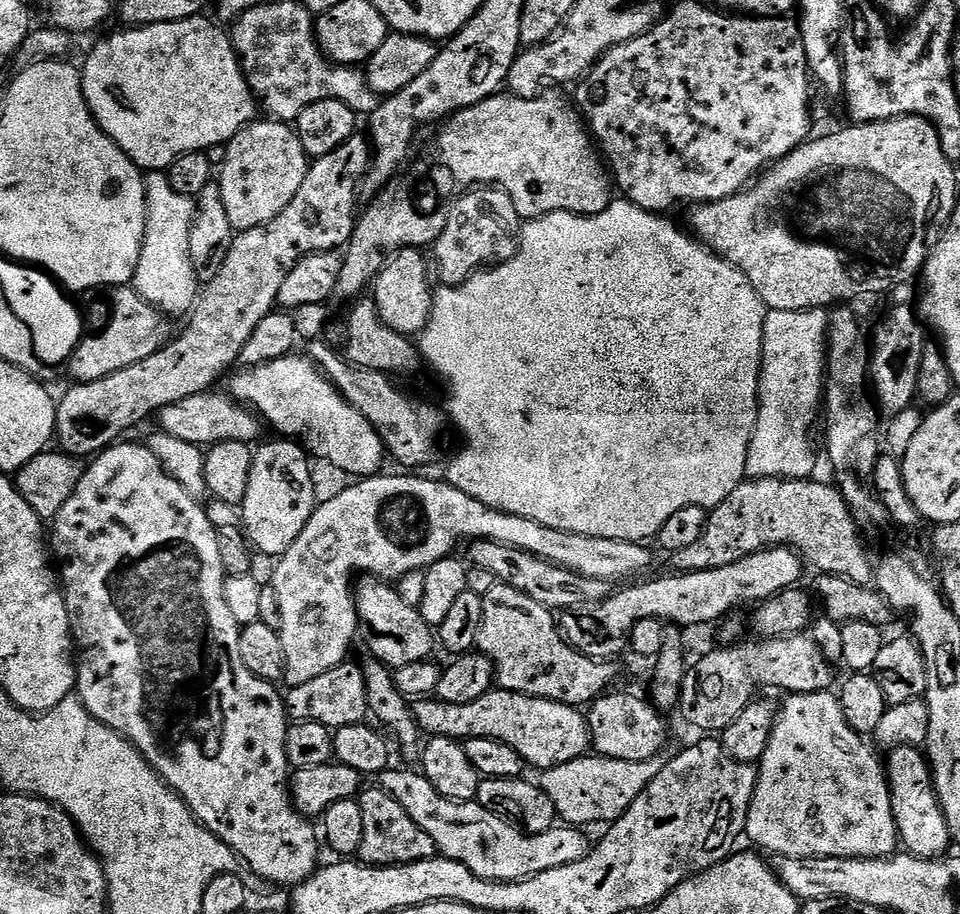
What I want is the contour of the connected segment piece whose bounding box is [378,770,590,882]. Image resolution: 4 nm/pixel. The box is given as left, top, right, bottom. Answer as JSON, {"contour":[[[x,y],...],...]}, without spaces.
{"contour":[[[392,771],[380,773],[379,787],[389,792],[400,803],[402,810],[414,818],[417,826],[434,838],[439,855],[447,860],[462,862],[462,866],[474,870],[478,878],[498,882],[525,880],[534,874],[542,874],[542,870],[570,866],[570,862],[578,862],[590,851],[590,840],[588,844],[579,827],[554,826],[548,832],[529,834],[478,803],[451,800],[438,794],[438,790],[434,790],[432,783],[419,771]]]}

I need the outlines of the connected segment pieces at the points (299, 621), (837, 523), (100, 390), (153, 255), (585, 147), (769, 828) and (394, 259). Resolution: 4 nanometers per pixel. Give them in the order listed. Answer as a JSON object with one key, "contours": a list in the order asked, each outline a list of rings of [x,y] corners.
{"contours":[[[[428,474],[384,475],[357,479],[337,496],[332,496],[329,500],[321,499],[312,512],[310,522],[306,522],[306,530],[302,530],[294,546],[290,546],[290,550],[286,550],[286,554],[275,561],[272,592],[280,607],[278,631],[282,638],[282,650],[286,650],[284,680],[289,685],[310,682],[310,678],[318,678],[318,674],[326,674],[326,670],[336,668],[349,659],[348,651],[351,650],[356,632],[360,628],[354,595],[354,577],[357,574],[367,574],[385,582],[396,582],[401,576],[427,570],[434,562],[449,559],[460,543],[463,545],[474,540],[489,540],[514,546],[546,562],[554,562],[566,570],[574,570],[574,574],[586,574],[586,578],[609,582],[629,581],[626,579],[646,571],[652,564],[652,552],[643,543],[635,544],[618,538],[590,538],[586,534],[550,530],[550,526],[542,526],[530,518],[499,512],[497,508],[486,506],[478,502],[478,498],[470,498],[470,494],[462,494],[462,490],[458,490],[444,478],[431,480]]],[[[816,478],[745,479],[730,498],[707,513],[702,536],[685,549],[671,553],[670,560],[680,574],[718,570],[718,566],[730,566],[730,562],[738,562],[764,548],[781,546],[795,550],[817,568],[817,573],[844,576],[865,586],[873,583],[874,560],[868,557],[865,538],[856,528],[843,494],[831,483],[819,484]]],[[[360,134],[352,135],[332,153],[313,159],[302,186],[298,186],[298,194],[294,194],[290,206],[286,206],[286,210],[282,210],[278,218],[262,226],[254,226],[245,232],[235,233],[226,260],[222,262],[218,274],[203,285],[204,293],[201,294],[197,304],[195,301],[187,317],[188,325],[185,326],[181,336],[179,333],[168,341],[165,348],[158,350],[158,354],[146,358],[141,364],[126,366],[126,370],[106,374],[106,378],[98,378],[94,382],[73,383],[72,389],[64,397],[59,397],[56,405],[55,439],[58,442],[60,440],[59,447],[67,455],[77,458],[95,457],[105,448],[111,448],[123,437],[120,436],[123,432],[130,431],[147,416],[155,417],[160,409],[174,402],[182,402],[182,398],[194,398],[194,394],[215,389],[224,372],[231,373],[237,367],[243,347],[250,342],[254,330],[257,330],[258,324],[277,307],[278,290],[282,290],[286,274],[290,274],[290,270],[294,270],[294,266],[302,258],[315,252],[343,249],[351,238],[358,219],[358,207],[356,208],[358,189],[368,173],[373,158],[373,149],[369,141],[364,136],[363,140],[360,136]]],[[[164,172],[147,173],[144,178],[144,189],[148,191],[146,230],[142,242],[142,254],[138,258],[136,267],[134,287],[138,295],[146,298],[146,302],[150,302],[169,317],[177,318],[176,316],[180,315],[183,317],[190,308],[188,280],[194,274],[189,258],[194,204],[189,197],[178,194],[172,189]]],[[[513,94],[502,95],[488,96],[476,105],[470,105],[445,119],[439,125],[440,137],[429,146],[424,160],[417,162],[417,170],[428,176],[436,176],[436,188],[440,192],[455,193],[455,182],[462,185],[462,188],[501,187],[507,191],[524,222],[548,216],[551,212],[593,216],[602,214],[602,210],[610,207],[614,199],[614,184],[579,111],[560,96],[539,94],[523,100]]],[[[831,691],[827,692],[802,692],[787,697],[788,701],[779,709],[776,724],[770,734],[770,742],[766,746],[766,754],[758,761],[756,773],[756,789],[750,802],[750,810],[746,818],[744,831],[747,839],[752,839],[757,844],[757,849],[765,853],[772,852],[773,857],[789,856],[790,858],[882,858],[891,856],[898,848],[898,833],[896,831],[896,819],[892,813],[892,791],[888,789],[888,778],[885,765],[882,760],[872,753],[873,745],[867,744],[865,737],[855,732],[846,722],[844,711],[839,699]]],[[[419,248],[398,249],[377,273],[374,287],[370,292],[371,298],[376,302],[381,321],[390,330],[409,338],[419,337],[432,313],[434,288],[428,285],[430,264],[429,261],[428,264],[424,261],[423,254],[425,253]]]]}

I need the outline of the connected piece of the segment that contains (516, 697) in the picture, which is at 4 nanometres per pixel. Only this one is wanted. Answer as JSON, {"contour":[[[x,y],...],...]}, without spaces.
{"contour":[[[493,690],[482,694],[482,698],[474,698],[474,702],[465,704],[447,704],[435,698],[420,698],[412,704],[412,712],[416,716],[416,724],[425,737],[441,736],[461,742],[474,738],[497,740],[517,752],[524,759],[525,765],[532,767],[533,764],[537,770],[574,762],[578,758],[589,755],[594,744],[592,729],[588,727],[588,717],[579,707],[533,696],[523,696],[517,692]]]}

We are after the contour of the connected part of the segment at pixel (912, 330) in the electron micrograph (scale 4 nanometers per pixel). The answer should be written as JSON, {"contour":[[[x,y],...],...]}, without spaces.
{"contour":[[[900,304],[889,310],[884,324],[877,326],[873,336],[871,333],[870,384],[873,389],[876,387],[875,399],[878,401],[879,411],[885,417],[906,411],[911,406],[912,399],[917,399],[918,374],[926,347],[924,332],[926,333],[926,328],[917,309],[913,305],[911,308],[908,304]]]}

